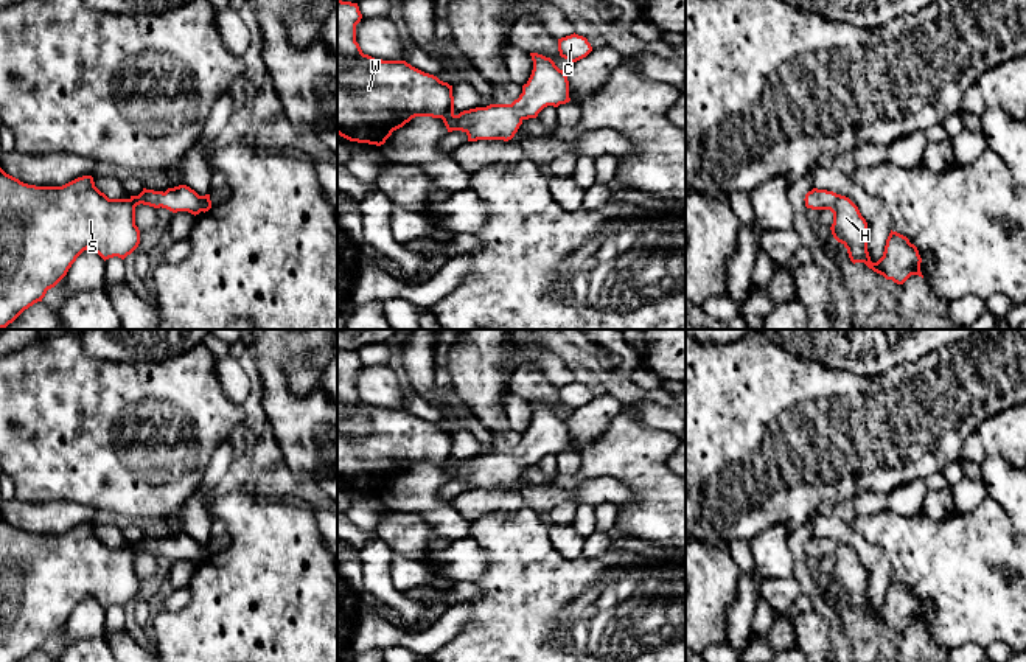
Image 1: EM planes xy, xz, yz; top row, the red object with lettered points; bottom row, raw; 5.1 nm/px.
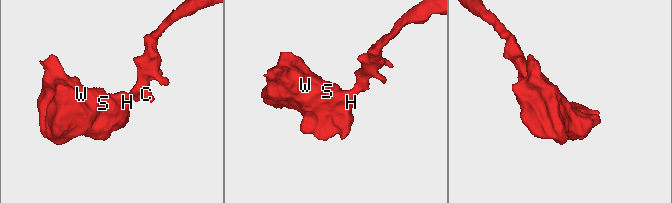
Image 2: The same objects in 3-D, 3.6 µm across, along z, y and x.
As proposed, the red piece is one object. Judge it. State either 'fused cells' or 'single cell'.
single cell

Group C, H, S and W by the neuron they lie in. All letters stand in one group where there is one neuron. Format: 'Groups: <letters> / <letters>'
Groups: C H S W

